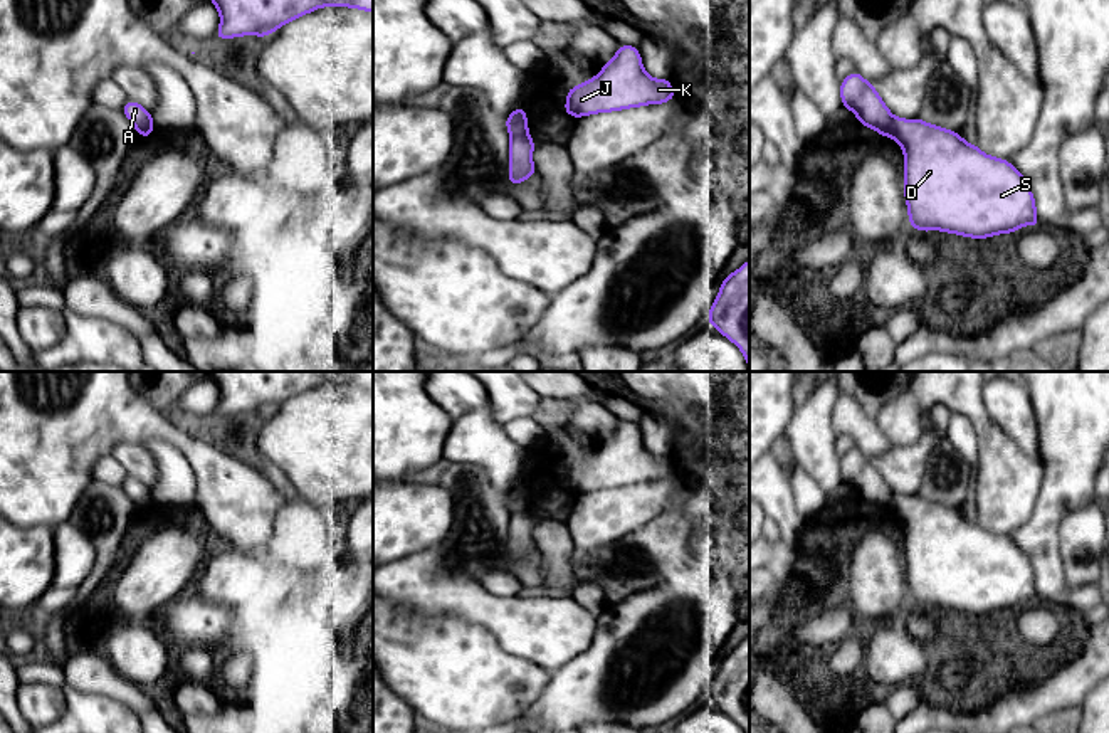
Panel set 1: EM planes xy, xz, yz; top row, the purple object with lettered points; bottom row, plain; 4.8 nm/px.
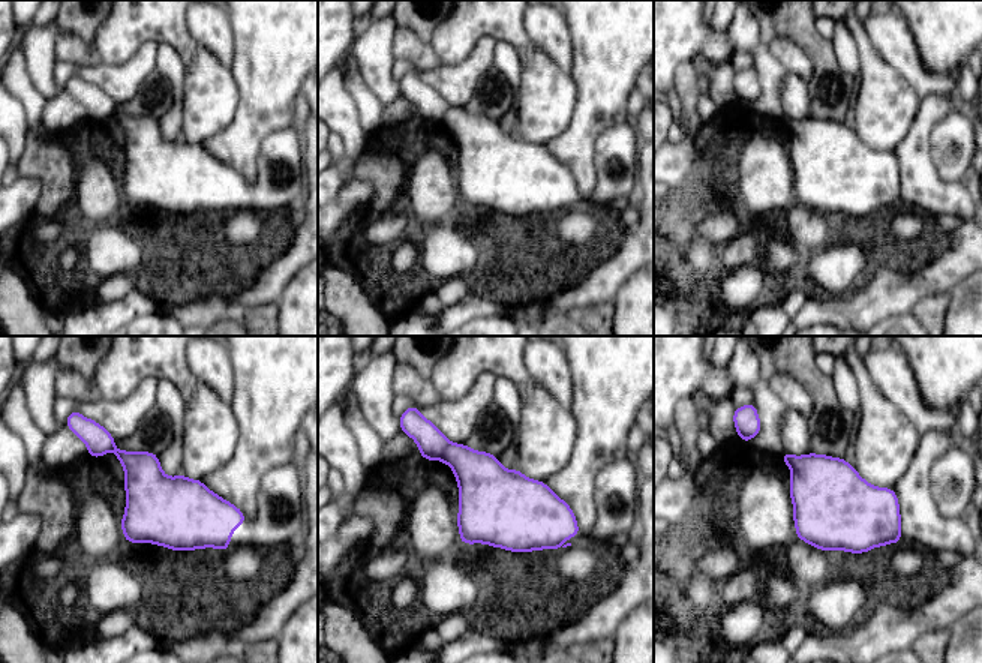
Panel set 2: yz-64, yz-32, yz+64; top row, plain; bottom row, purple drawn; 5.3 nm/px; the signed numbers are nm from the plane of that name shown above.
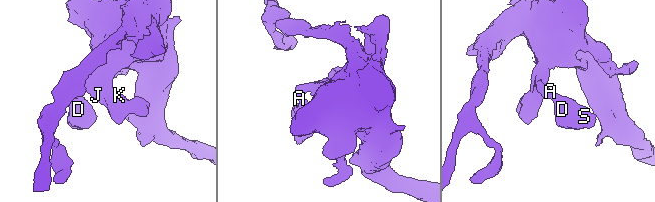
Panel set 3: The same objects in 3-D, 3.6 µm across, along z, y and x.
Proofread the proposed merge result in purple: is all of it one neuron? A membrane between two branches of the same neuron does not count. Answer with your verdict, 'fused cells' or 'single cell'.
fused cells

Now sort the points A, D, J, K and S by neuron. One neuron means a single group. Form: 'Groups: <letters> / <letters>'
Groups: A J K / D S

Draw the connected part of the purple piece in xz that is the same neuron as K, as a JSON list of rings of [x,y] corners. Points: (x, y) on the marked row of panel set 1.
[[[622,45],[602,71],[568,89],[563,108],[571,118],[664,104],[677,98],[669,79],[650,77],[639,47]]]

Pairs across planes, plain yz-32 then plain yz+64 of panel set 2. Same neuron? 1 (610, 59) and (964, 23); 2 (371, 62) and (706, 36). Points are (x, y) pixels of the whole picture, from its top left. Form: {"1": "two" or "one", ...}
{"1": "one", "2": "two"}

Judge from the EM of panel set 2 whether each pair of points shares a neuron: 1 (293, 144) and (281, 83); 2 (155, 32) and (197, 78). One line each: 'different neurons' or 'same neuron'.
1: different neurons
2: same neuron

